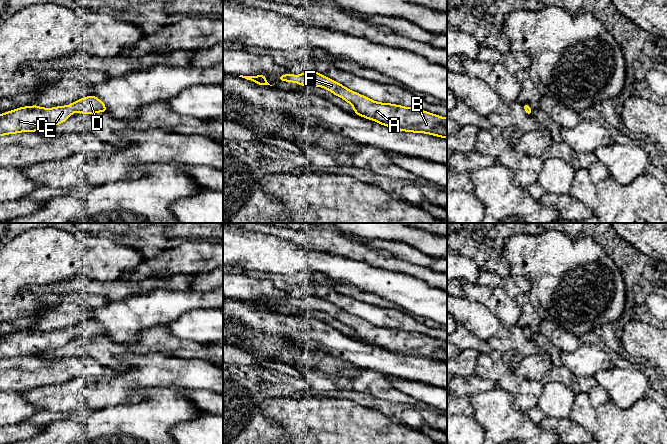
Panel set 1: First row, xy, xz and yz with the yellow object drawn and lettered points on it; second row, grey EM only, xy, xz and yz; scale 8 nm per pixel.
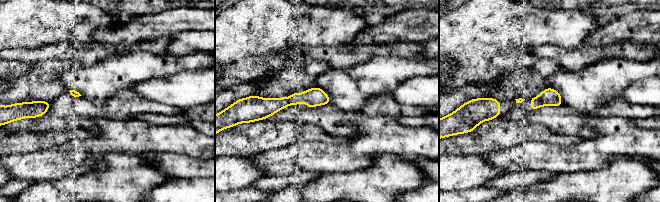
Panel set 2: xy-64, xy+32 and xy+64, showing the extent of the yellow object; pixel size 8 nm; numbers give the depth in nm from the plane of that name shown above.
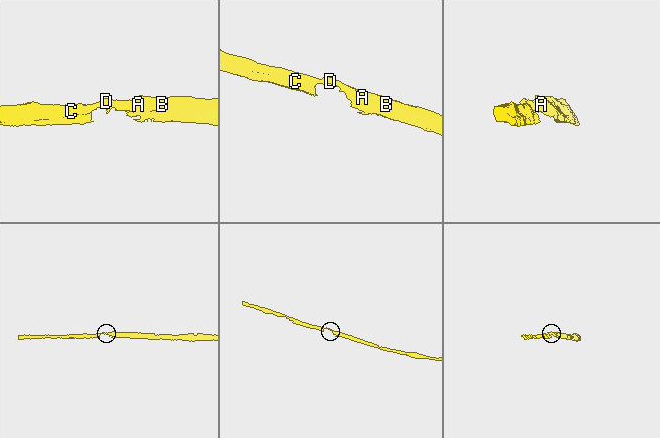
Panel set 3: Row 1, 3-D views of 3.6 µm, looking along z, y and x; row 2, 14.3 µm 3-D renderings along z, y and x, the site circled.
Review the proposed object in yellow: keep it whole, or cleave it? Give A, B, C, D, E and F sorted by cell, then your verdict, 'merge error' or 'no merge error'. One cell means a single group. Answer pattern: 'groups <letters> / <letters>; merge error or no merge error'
groups A B C D E F; no merge error

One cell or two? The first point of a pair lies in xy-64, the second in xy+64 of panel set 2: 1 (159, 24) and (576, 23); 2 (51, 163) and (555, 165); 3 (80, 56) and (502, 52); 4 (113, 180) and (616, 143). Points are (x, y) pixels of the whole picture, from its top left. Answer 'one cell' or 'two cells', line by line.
1: two cells
2: one cell
3: two cells
4: two cells

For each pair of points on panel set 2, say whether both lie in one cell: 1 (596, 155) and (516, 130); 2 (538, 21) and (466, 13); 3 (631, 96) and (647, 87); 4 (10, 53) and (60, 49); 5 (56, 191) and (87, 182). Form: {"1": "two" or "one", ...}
{"1": "two", "2": "one", "3": "one", "4": "one", "5": "one"}

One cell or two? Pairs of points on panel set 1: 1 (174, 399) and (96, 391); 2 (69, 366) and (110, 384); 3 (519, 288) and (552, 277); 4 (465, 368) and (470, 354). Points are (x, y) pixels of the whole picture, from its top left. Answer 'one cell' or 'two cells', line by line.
1: two cells
2: two cells
3: two cells
4: one cell

